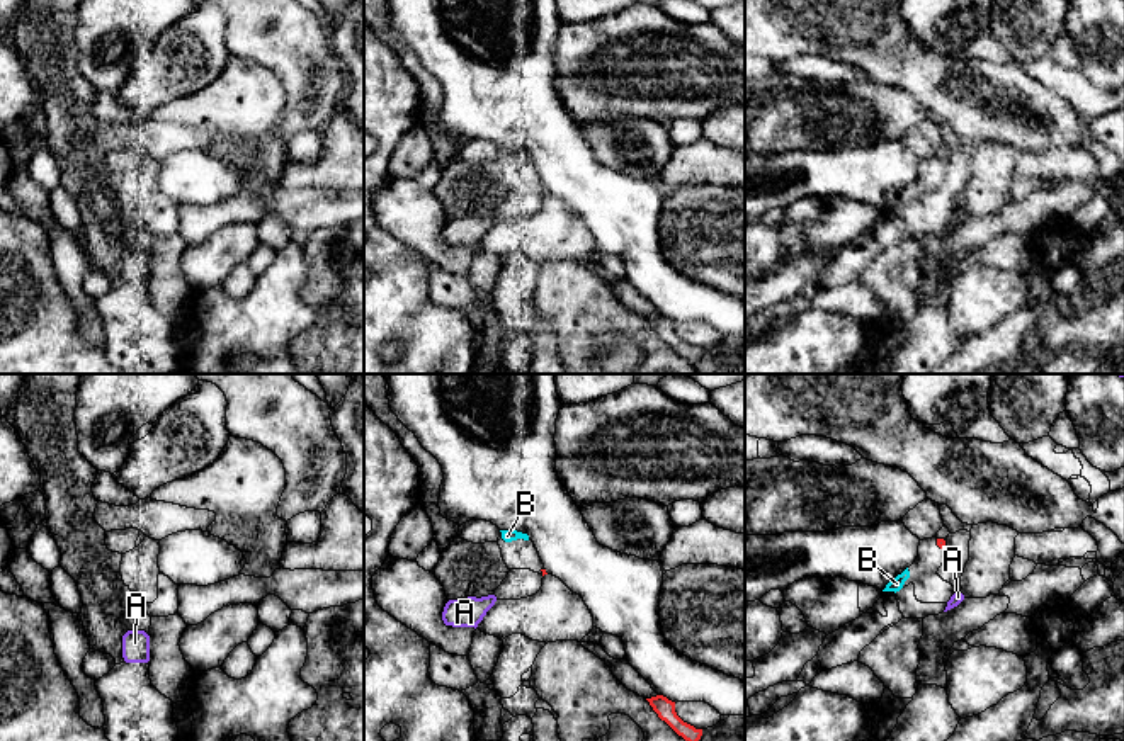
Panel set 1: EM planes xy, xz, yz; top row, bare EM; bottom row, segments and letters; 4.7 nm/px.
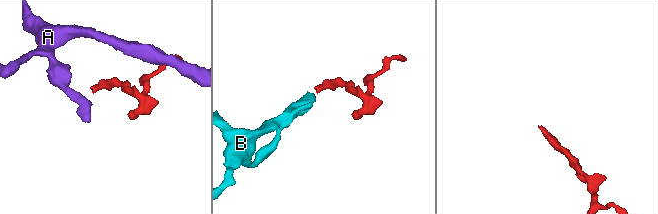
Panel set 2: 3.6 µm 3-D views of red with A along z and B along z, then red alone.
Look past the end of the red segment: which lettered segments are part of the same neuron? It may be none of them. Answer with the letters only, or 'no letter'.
B

